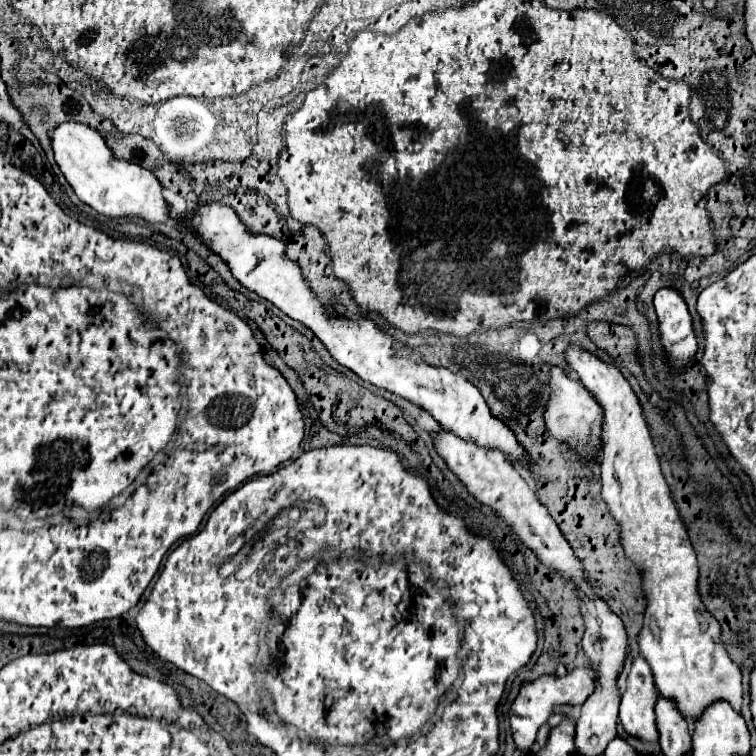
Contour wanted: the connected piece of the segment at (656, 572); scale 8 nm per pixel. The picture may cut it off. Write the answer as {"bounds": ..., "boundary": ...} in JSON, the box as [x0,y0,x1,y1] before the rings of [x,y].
{"bounds":[566,344,742,722],"boundary":[[[572,344],[568,346],[566,360],[604,410],[602,498],[620,524],[626,556],[644,572],[642,580],[648,608],[638,646],[652,668],[656,688],[662,698],[672,698],[688,722],[700,718],[704,708],[720,700],[726,700],[742,714],[742,674],[720,642],[718,622],[704,610],[698,594],[696,554],[662,476],[660,458],[650,438],[642,406],[614,364],[606,364]]]}

